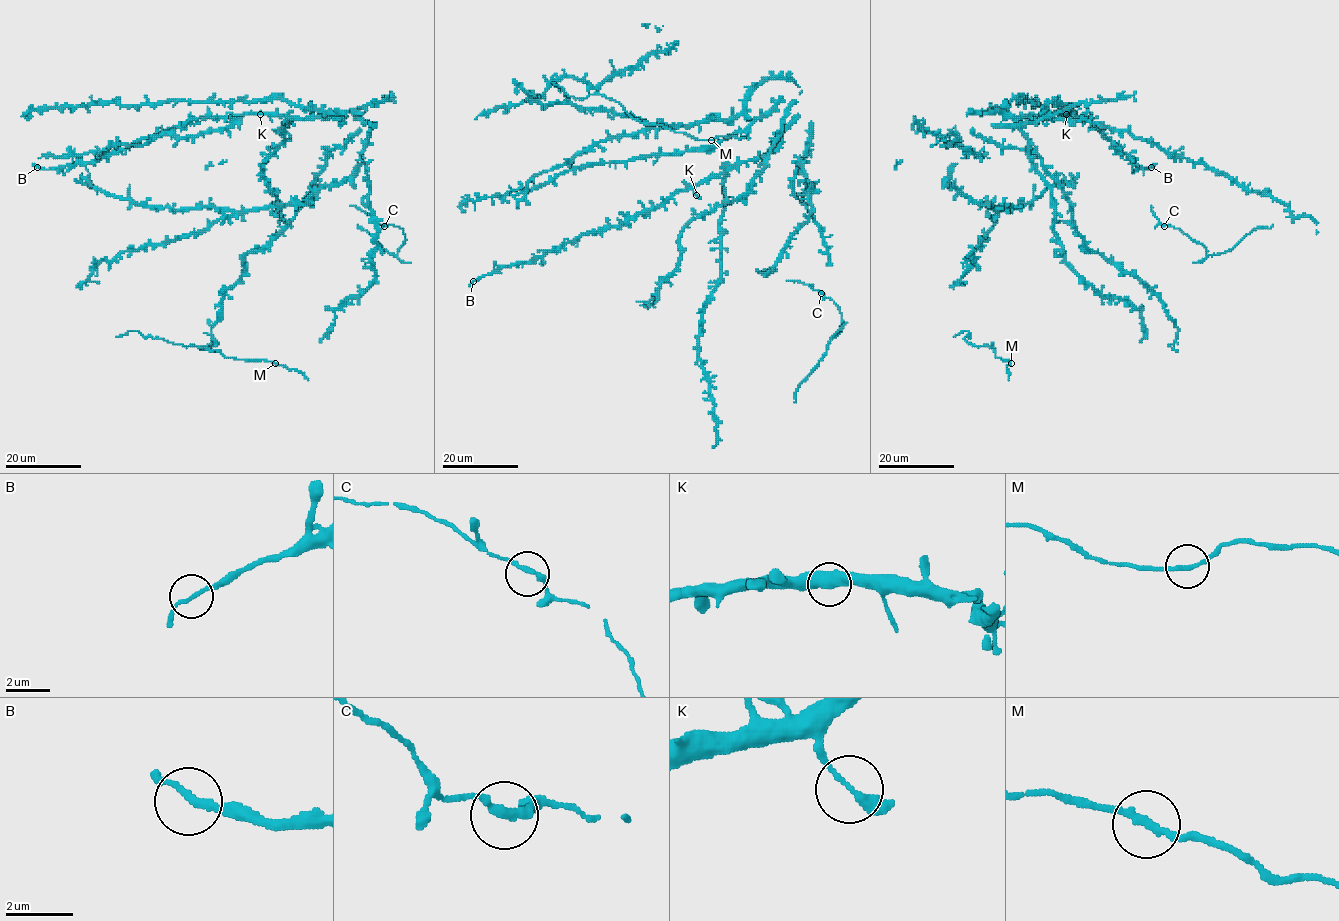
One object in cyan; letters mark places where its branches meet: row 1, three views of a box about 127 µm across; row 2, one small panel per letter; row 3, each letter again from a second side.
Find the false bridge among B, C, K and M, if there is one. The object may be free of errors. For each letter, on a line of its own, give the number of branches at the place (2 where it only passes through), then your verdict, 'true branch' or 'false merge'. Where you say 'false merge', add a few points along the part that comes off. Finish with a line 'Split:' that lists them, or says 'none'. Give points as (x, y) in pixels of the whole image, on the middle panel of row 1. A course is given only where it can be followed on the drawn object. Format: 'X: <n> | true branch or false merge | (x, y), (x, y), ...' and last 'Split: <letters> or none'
B: 2 | true branch
C: 2 | true branch
K: 2 | true branch
M: 2 | true branch
Split: none

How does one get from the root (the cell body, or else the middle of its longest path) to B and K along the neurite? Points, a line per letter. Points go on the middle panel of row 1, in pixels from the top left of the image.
B: (797, 114), (761, 156), (675, 191), (616, 226), (473, 281)
K: (797, 114), (783, 132), (783, 137), (767, 153), (741, 160), (731, 169), (703, 179), (694, 189), (696, 195)

